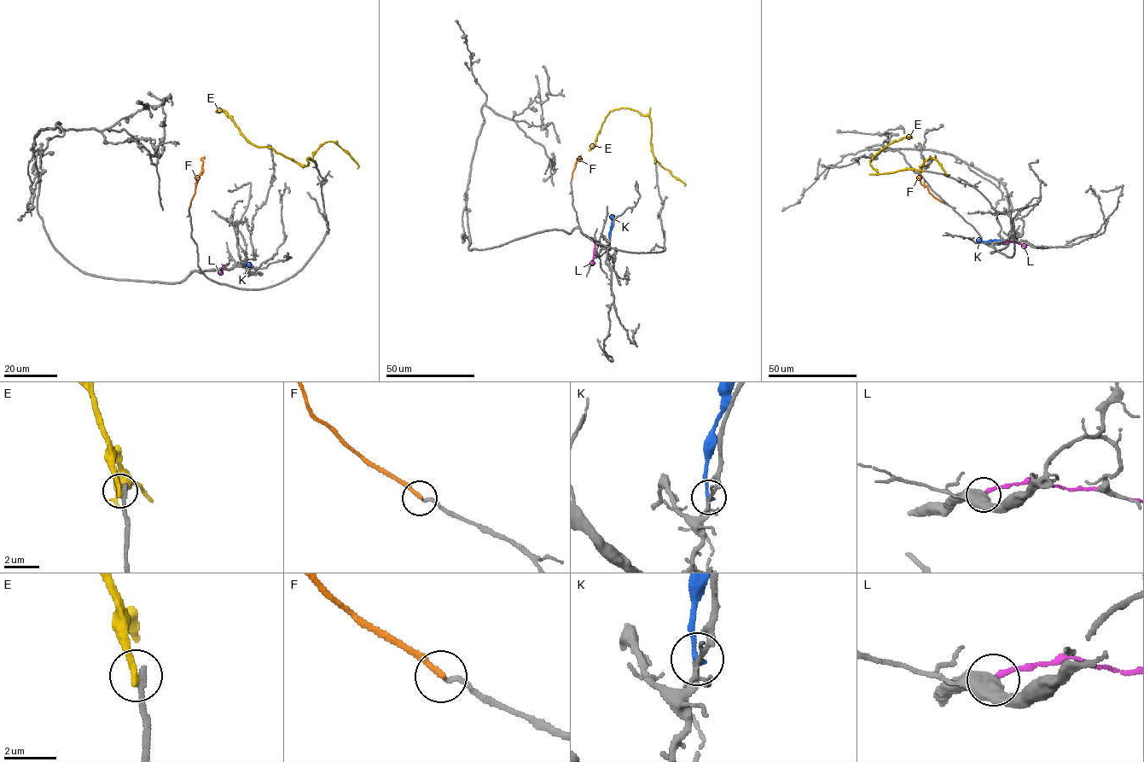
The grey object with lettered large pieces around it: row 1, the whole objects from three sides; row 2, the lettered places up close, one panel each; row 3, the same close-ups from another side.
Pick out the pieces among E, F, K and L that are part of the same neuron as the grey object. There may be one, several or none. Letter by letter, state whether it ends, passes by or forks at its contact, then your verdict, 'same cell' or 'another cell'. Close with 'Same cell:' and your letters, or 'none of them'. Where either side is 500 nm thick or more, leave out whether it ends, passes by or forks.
E: it ends | another cell
F: it ends | same cell
K: it ends | another cell
L: another cell
Same cell: F

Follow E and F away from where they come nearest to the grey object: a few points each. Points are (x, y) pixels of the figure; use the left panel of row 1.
E: (314, 161), (308, 159), (306, 165), (300, 165), (266, 147), (257, 147), (246, 139), (224, 112), (216, 112)
F: (189, 206), (201, 171), (203, 162), (200, 159), (205, 159)

